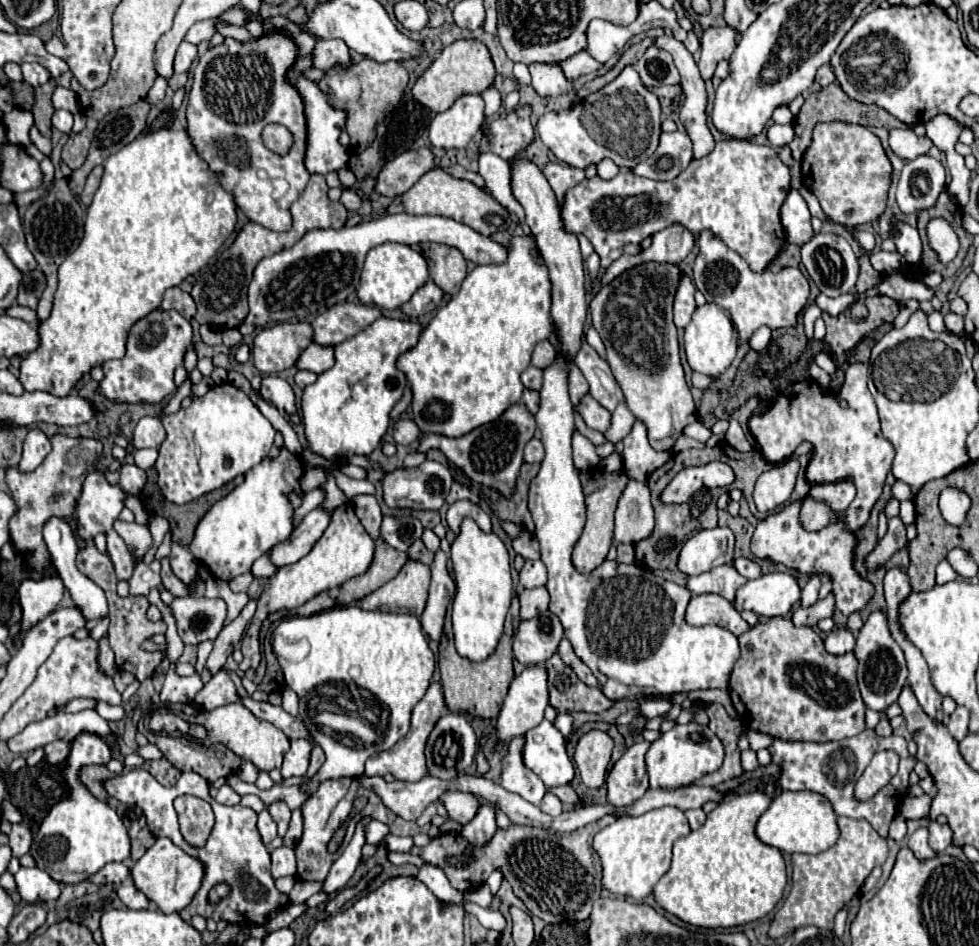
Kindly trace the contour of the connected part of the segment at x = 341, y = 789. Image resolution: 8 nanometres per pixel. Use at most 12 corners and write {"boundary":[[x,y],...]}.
{"boundary":[[329,779],[305,801],[297,877],[323,881],[337,855],[333,811],[353,779]]}

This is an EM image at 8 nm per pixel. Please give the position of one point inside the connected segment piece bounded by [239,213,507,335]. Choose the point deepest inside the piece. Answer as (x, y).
(323, 269)

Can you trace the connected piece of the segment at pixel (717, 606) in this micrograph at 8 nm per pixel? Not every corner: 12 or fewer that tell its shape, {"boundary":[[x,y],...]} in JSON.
{"boundary":[[721,595],[691,597],[687,621],[743,635],[751,625]]}

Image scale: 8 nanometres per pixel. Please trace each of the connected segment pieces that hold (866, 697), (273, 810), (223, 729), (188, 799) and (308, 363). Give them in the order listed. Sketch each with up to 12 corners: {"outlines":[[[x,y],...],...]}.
{"outlines":[[[873,611],[857,635],[857,681],[883,713],[907,681],[903,651]],[[277,801],[267,807],[277,823],[279,835],[285,835],[291,821],[291,809]],[[231,703],[191,721],[259,771],[283,763],[289,739]],[[193,795],[173,801],[183,837],[203,845],[215,823],[211,805]],[[311,343],[297,369],[323,373],[335,363],[333,349]]]}

